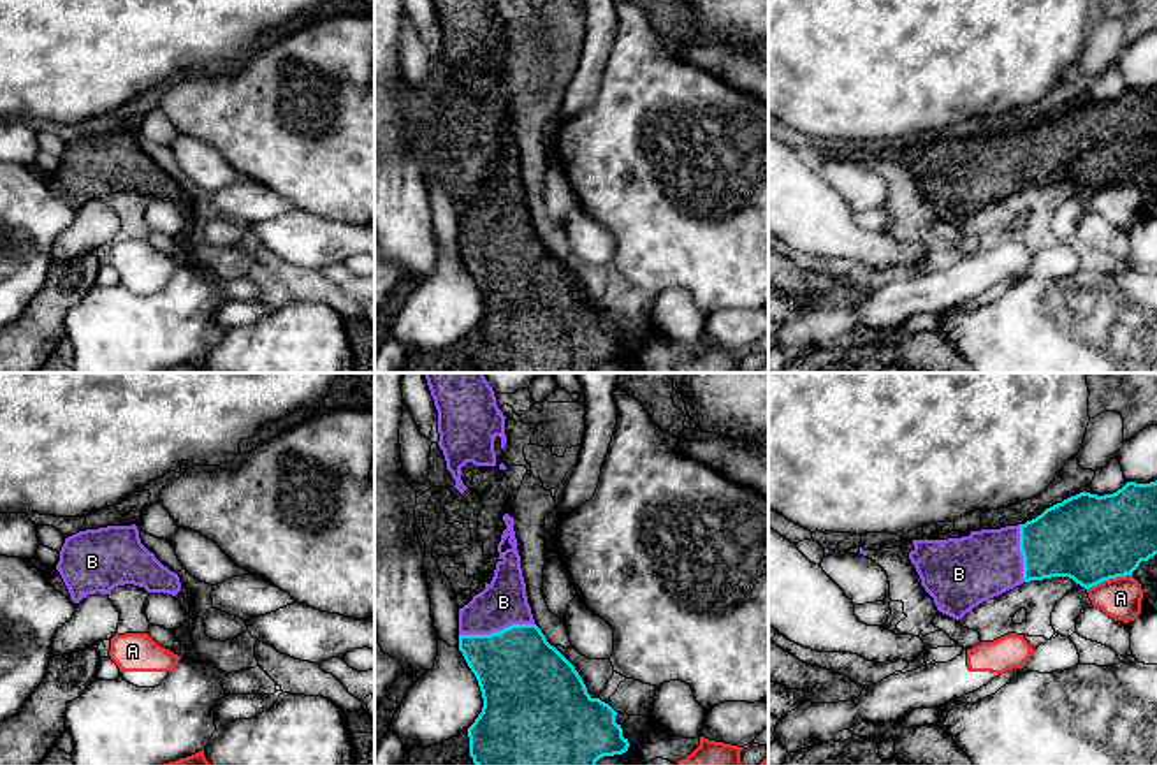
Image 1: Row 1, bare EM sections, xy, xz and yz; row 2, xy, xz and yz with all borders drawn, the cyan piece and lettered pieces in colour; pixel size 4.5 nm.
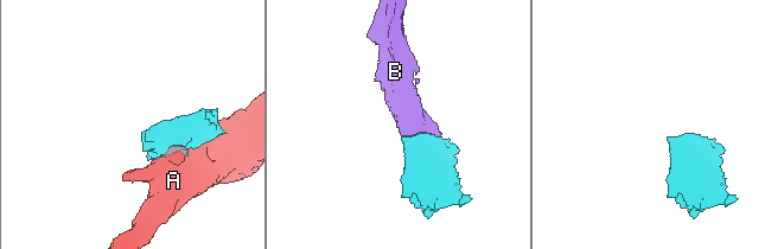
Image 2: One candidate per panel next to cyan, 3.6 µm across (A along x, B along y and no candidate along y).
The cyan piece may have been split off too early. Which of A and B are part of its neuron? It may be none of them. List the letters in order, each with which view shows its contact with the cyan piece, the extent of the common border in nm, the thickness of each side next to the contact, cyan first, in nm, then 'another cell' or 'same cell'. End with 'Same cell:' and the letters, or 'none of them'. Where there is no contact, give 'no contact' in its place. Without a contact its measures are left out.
A: meets cyan in yz; contact 220 nm long; 400 nm thick on the cyan side, 190 nm on the other; another cell
B: meets cyan in xz; contact 340 nm long; 400 nm thick on the cyan side, 220 nm on the other; same cell
Same cell: B

